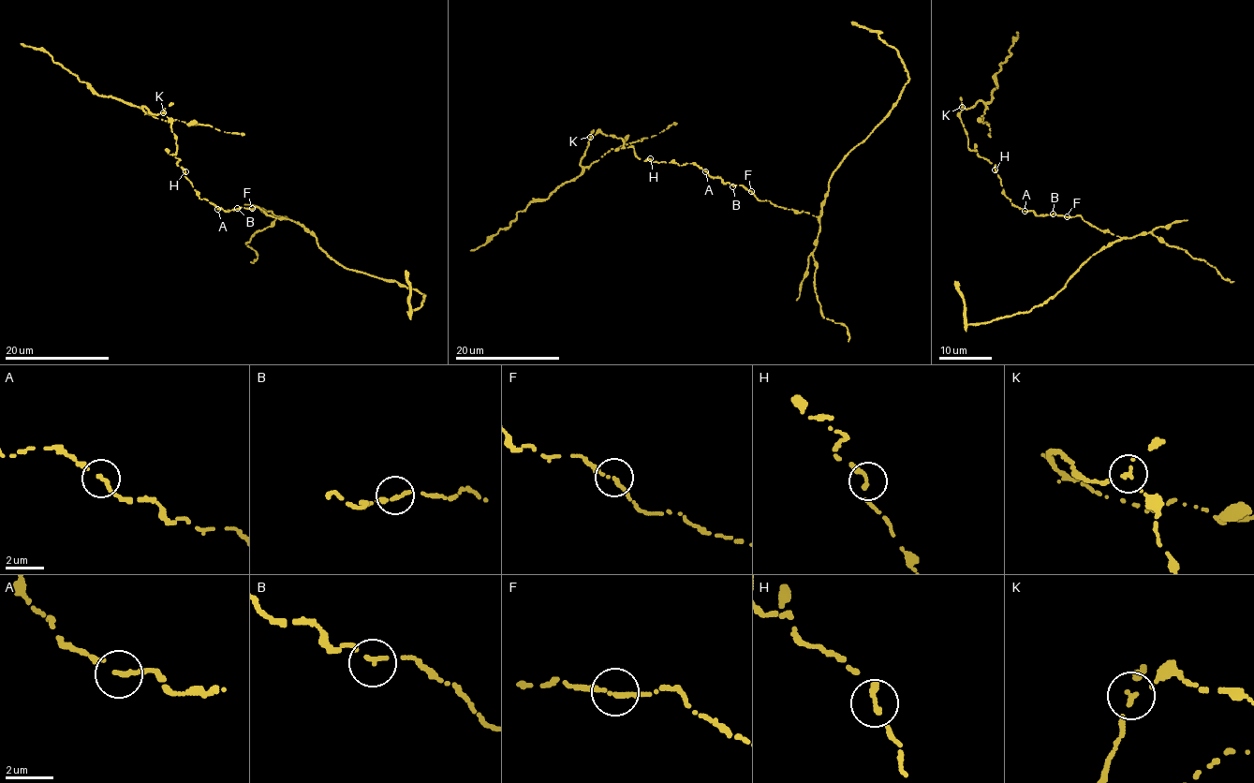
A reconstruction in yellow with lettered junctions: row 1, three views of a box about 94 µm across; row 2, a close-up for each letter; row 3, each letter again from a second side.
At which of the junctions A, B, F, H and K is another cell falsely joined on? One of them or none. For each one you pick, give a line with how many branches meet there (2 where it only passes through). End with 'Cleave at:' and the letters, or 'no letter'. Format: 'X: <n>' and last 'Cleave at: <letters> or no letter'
K: 2
Cleave at: K

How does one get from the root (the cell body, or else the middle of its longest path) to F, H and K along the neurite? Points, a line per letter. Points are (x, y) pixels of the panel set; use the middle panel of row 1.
F: (733, 184), (742, 184), (751, 191)
H: (733, 184), (724, 183), (720, 178), (713, 178), (693, 163), (659, 163), (650, 158)
K: (733, 184), (693, 163), (644, 161), (615, 136), (590, 136)

